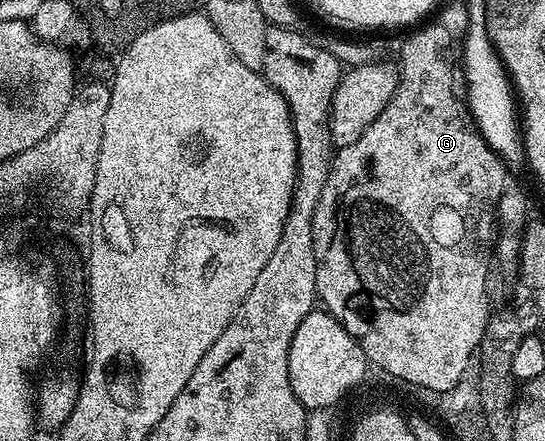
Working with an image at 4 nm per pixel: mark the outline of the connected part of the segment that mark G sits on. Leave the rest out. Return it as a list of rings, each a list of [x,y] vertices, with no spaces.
[[[426,25],[419,27],[424,29],[416,28],[416,33],[399,49],[399,82],[393,99],[389,99],[389,107],[385,107],[385,111],[381,111],[381,115],[373,119],[372,125],[360,139],[355,143],[349,143],[349,147],[336,150],[331,161],[329,179],[325,182],[325,191],[321,191],[321,199],[313,215],[313,247],[317,262],[315,291],[322,308],[339,320],[349,336],[361,347],[368,362],[379,373],[384,369],[397,373],[404,386],[418,382],[431,388],[444,389],[455,384],[455,378],[459,376],[458,371],[463,369],[467,362],[467,352],[478,340],[483,325],[483,273],[487,262],[487,237],[491,231],[491,207],[495,197],[508,188],[509,169],[487,144],[470,112],[466,108],[455,111],[453,107],[451,97],[457,92],[455,77],[451,74],[453,47],[443,47],[446,55],[437,53],[439,39],[453,37],[452,30],[447,25]]]

